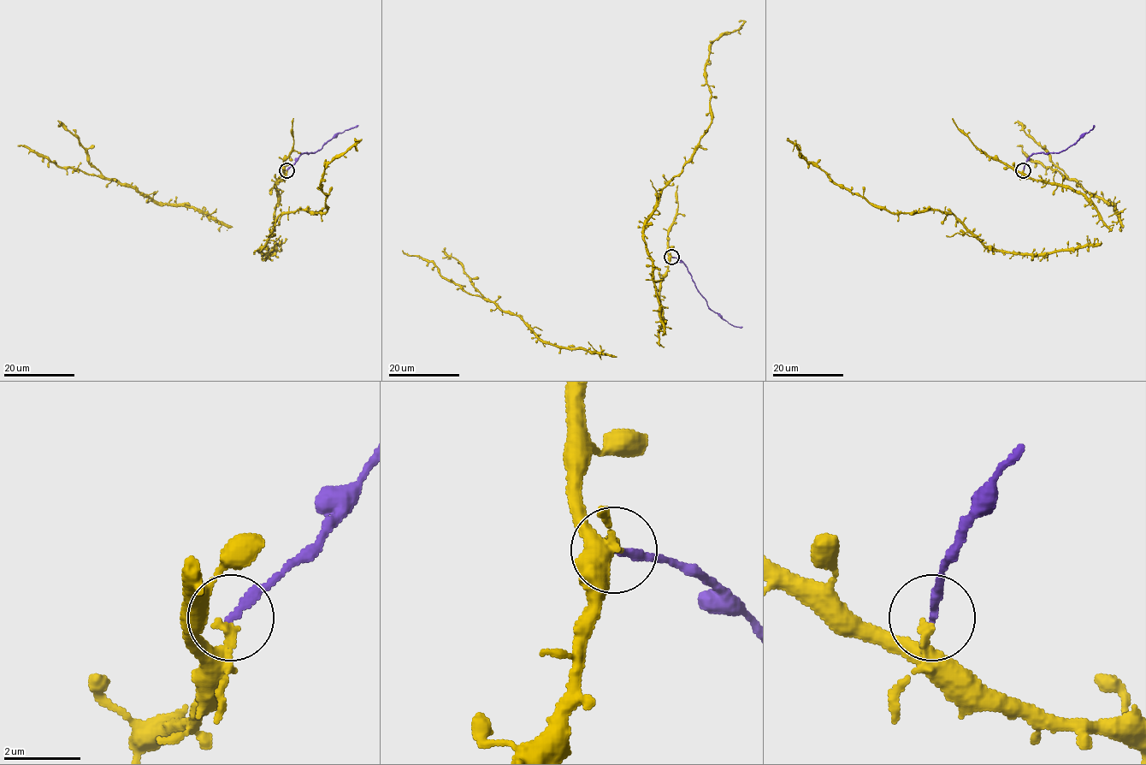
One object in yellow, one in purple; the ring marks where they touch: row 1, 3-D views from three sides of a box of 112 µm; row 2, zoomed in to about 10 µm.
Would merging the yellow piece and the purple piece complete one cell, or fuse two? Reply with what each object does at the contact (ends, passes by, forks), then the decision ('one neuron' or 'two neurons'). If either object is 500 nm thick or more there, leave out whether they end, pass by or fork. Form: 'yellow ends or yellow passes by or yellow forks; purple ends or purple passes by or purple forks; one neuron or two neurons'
yellow ends; purple ends; two neurons

